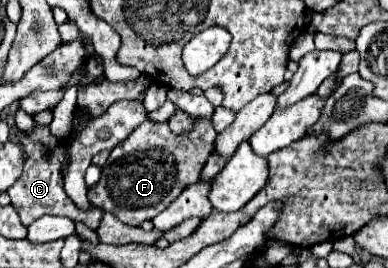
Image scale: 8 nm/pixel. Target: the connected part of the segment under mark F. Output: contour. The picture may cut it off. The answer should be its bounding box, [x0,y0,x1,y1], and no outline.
[88,118,216,226]

